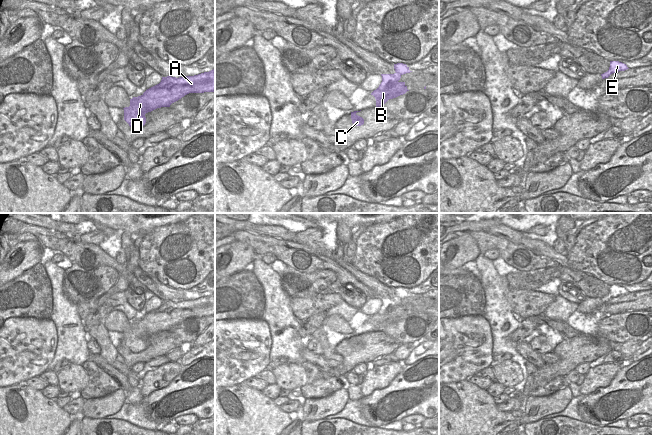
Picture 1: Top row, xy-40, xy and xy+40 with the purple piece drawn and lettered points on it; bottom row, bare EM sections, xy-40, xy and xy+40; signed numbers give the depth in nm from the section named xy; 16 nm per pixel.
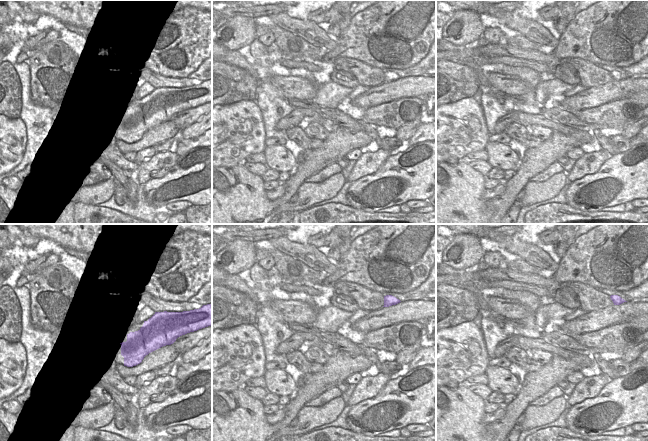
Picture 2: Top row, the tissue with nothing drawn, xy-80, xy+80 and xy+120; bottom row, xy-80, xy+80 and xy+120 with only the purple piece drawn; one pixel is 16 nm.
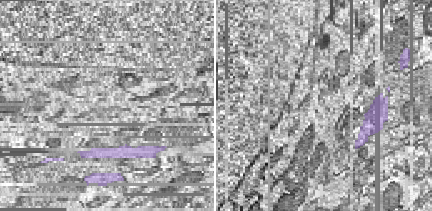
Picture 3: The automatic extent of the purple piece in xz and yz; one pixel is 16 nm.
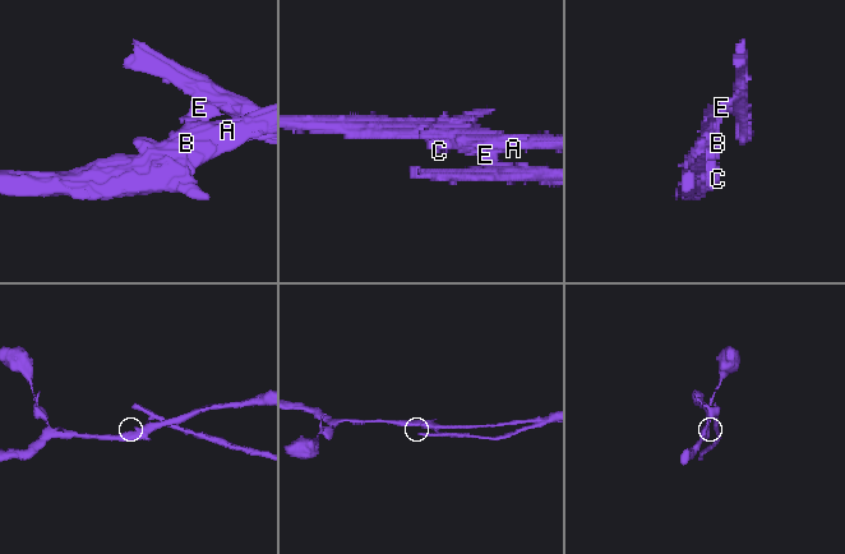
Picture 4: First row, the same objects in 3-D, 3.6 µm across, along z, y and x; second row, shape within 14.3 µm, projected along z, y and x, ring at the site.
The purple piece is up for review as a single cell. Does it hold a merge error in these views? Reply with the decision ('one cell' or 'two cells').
two cells

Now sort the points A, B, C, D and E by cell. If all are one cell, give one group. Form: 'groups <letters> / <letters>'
groups A B C D / E

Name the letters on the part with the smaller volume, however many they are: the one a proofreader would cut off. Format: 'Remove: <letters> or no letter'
Remove: E

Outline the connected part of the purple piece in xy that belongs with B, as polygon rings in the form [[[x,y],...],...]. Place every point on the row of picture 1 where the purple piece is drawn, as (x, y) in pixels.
[[[383,74],[382,82],[379,87],[374,90],[371,95],[376,99],[376,107],[383,107],[383,105],[389,100],[405,94],[407,86],[405,82],[400,82],[401,74]]]

